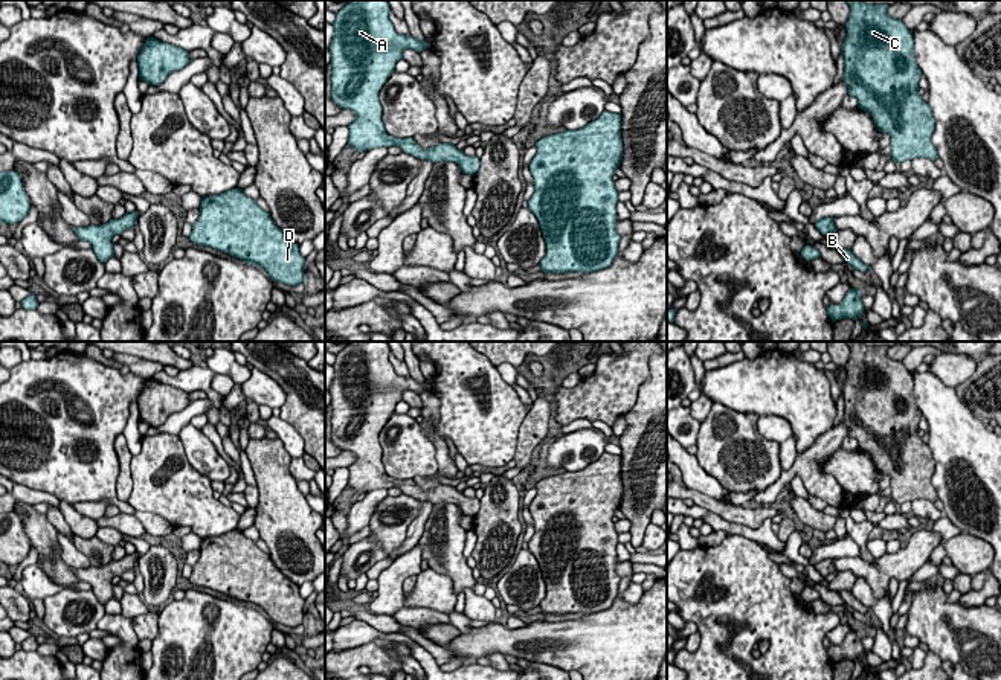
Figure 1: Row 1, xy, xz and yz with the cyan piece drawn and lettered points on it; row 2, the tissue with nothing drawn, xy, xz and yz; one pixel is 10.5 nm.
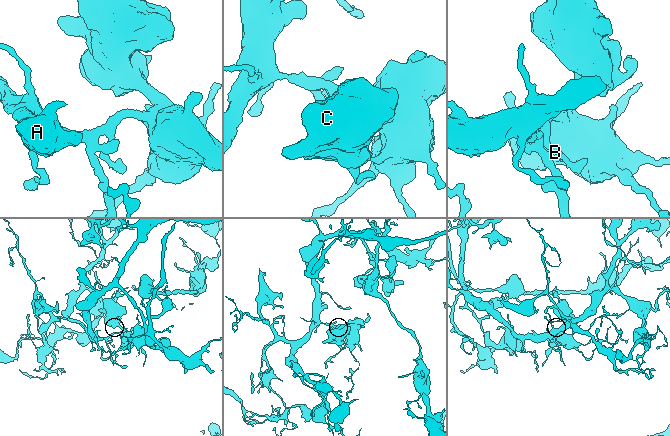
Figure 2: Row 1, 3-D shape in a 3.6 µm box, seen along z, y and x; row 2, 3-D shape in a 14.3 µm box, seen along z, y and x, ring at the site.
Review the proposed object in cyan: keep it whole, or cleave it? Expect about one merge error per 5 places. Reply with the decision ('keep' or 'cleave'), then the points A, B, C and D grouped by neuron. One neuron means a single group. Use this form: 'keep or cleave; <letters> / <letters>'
keep; A B C D

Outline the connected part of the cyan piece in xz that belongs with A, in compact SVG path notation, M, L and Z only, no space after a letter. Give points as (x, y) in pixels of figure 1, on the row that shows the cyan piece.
M349 0L331 23L331 98L340 108L356 114L348 125L348 145L360 152L400 146L403 152L430 163L455 162L464 174L475 175L481 165L479 157L468 157L452 143L423 149L414 137L398 139L386 133L380 90L394 73L395 64L403 59L404 49L418 53L427 49L426 40L397 34L389 12L388 0Z

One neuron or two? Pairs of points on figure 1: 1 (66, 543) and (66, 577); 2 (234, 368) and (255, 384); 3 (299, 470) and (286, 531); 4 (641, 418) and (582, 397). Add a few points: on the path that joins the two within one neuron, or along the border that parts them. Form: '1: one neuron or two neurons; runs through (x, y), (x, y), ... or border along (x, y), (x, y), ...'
1: two neurons; border along (57, 532), (60, 555), (72, 567)
2: two neurons; border along (251, 371), (251, 375), (241, 384)
3: two neurons; border along (290, 459), (290, 473), (296, 481)
4: two neurons; border along (643, 381), (635, 404), (624, 415)

